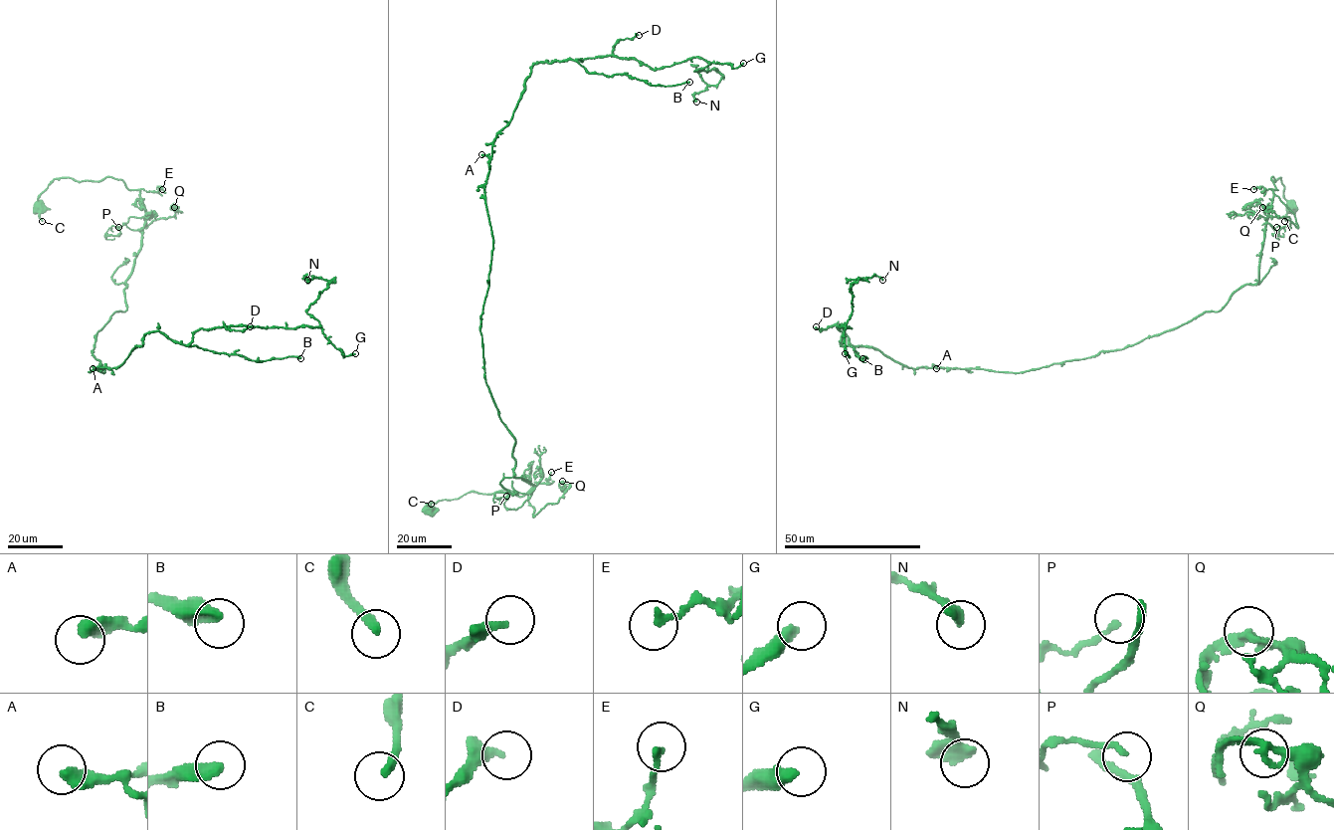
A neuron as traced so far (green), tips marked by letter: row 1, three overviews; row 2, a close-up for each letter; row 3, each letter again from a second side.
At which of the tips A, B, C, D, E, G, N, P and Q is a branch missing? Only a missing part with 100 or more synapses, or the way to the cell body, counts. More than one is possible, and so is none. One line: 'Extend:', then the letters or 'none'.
Extend: B

